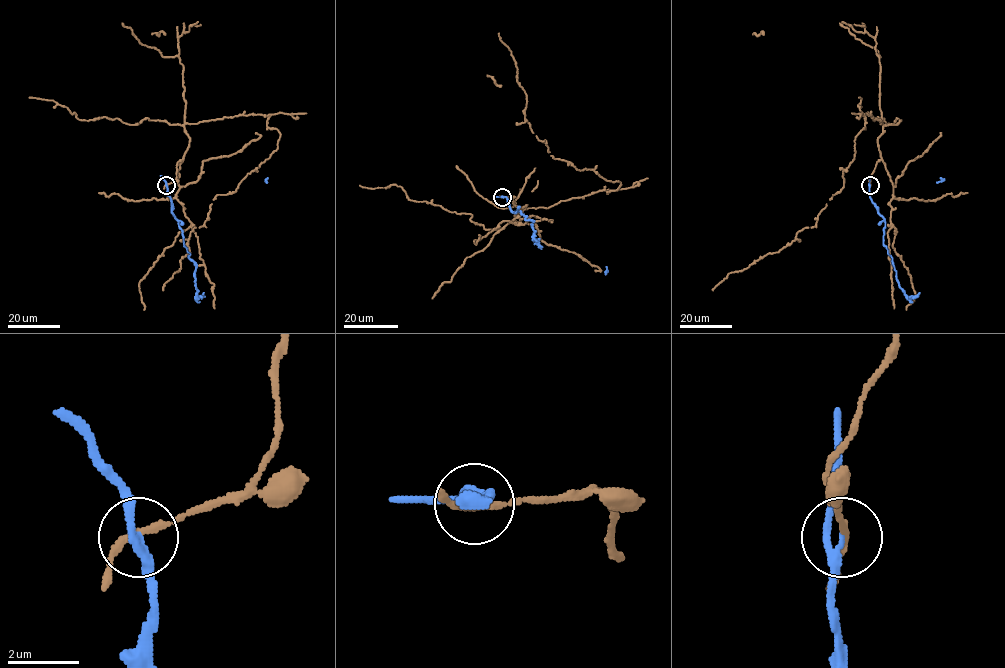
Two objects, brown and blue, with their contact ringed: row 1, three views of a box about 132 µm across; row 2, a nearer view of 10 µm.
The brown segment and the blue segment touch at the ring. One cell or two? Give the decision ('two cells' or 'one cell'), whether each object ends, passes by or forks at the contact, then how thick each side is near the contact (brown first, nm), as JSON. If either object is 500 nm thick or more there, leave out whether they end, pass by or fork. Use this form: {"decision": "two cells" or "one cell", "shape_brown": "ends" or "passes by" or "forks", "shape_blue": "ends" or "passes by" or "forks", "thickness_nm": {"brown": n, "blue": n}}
{"decision": "two cells", "shape_brown": "passes by", "shape_blue": "passes by", "thickness_nm": {"brown": 200, "blue": 200}}

